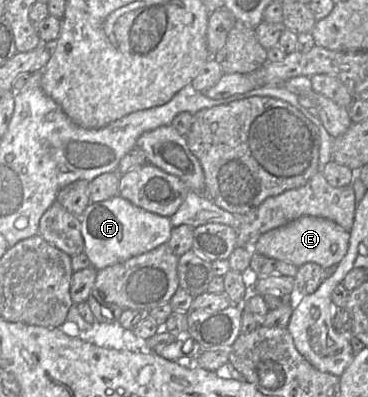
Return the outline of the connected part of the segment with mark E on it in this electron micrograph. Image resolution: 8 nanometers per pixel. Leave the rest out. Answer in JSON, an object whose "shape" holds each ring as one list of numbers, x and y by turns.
{"shape":[[301,216,261,235,255,243,257,253,299,267,313,262,324,269,335,269,349,247,350,233,339,224,322,217]]}

